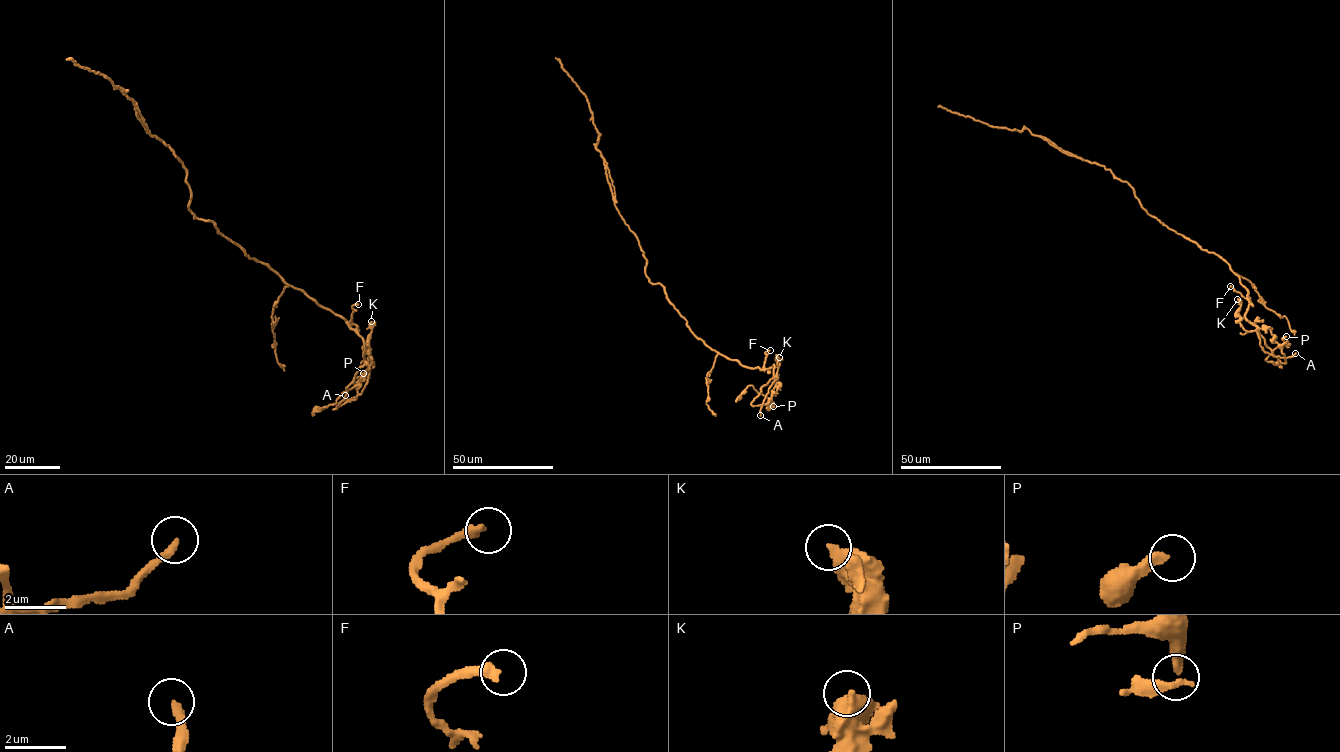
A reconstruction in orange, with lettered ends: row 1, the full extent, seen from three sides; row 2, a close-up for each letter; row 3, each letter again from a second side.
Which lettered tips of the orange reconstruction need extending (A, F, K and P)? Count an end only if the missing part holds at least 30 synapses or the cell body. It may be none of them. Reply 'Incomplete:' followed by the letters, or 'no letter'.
Incomplete: A

